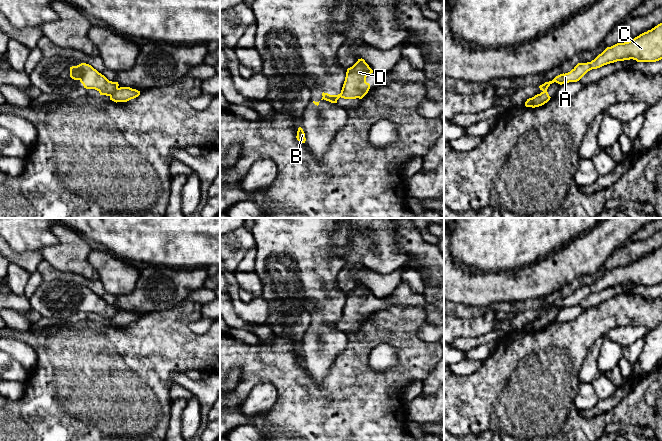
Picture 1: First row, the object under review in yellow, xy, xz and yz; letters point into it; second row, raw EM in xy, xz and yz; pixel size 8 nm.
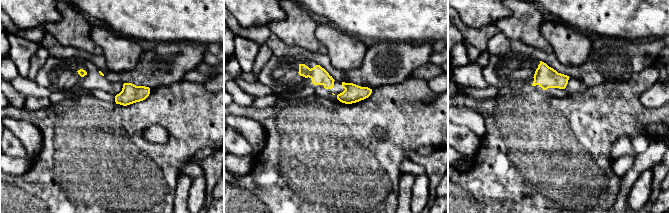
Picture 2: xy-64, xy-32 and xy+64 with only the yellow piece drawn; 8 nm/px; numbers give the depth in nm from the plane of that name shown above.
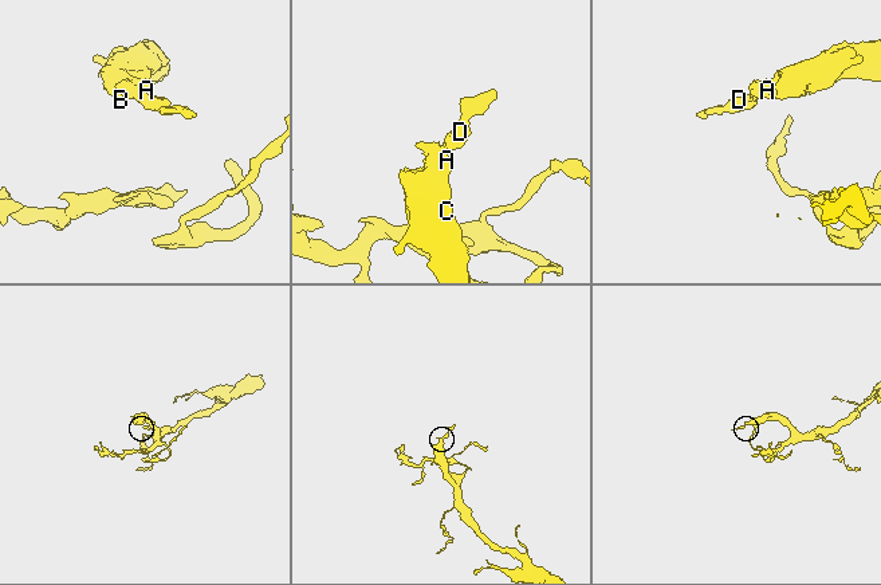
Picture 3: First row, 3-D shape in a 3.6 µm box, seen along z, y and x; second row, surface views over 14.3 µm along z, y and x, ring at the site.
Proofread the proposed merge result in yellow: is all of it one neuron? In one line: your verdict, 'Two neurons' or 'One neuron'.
Two neurons

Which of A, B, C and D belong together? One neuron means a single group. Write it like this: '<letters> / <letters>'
A B C / D

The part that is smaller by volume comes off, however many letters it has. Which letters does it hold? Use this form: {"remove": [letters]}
{"remove": ["D"]}

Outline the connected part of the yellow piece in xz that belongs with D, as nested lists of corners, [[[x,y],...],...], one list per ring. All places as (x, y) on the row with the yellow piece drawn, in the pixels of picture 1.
[[[358,59],[352,67],[347,69],[340,97],[344,99],[362,99],[370,89],[366,77],[371,73],[373,73],[373,70],[365,60]]]

